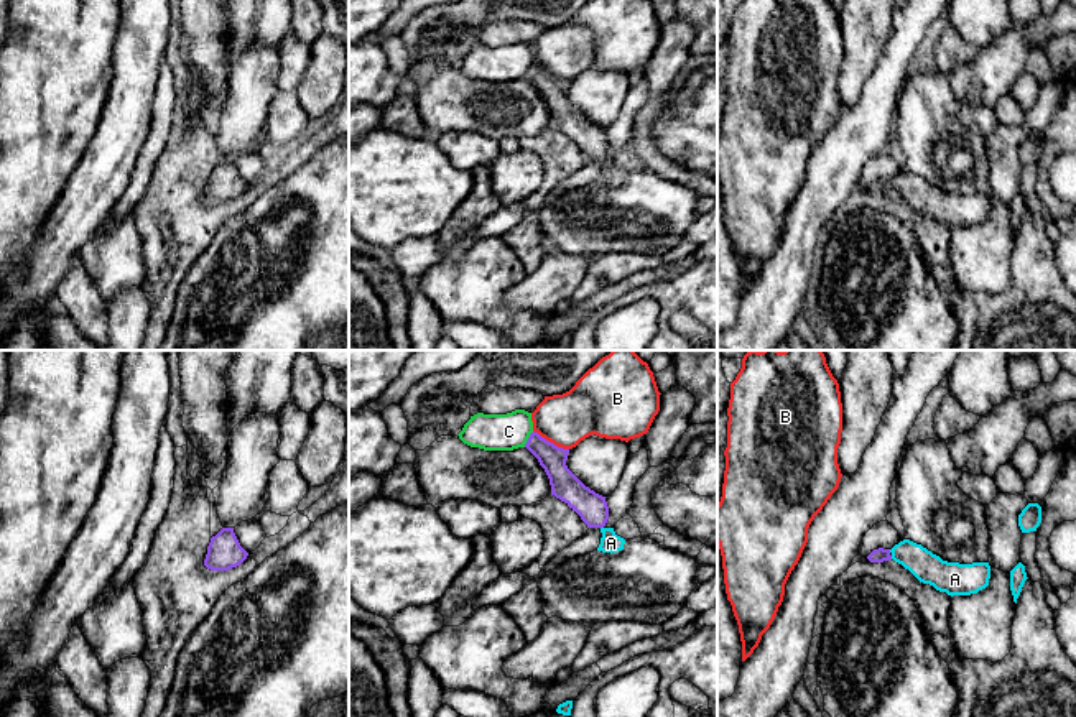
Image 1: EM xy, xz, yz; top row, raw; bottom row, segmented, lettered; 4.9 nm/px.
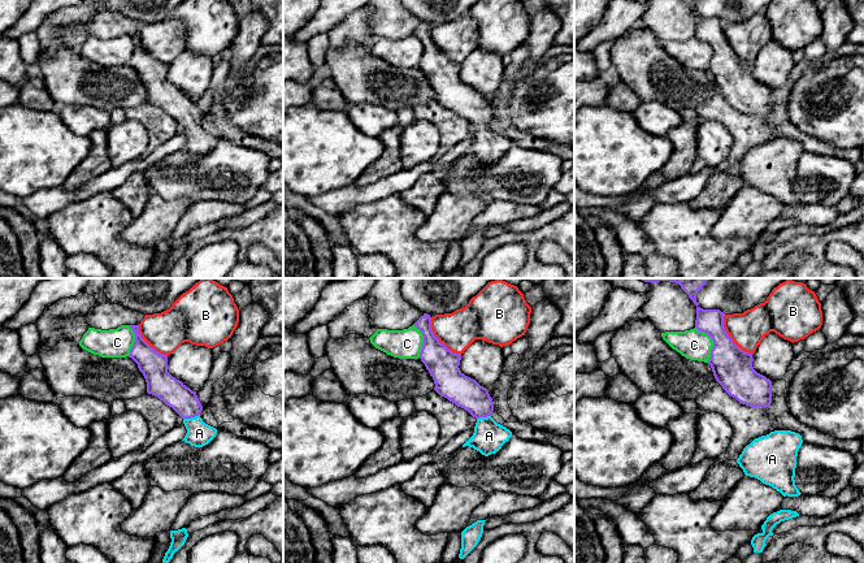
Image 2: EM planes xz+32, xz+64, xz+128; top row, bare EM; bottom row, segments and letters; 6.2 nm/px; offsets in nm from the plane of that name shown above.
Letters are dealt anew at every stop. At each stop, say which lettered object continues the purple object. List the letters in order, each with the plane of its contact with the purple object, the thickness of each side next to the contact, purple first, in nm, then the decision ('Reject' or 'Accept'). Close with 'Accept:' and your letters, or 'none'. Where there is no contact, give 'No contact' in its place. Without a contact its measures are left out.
A: No contact. Accept
B: Touches purple in xz. Thickness 140 nm (purple) against 260 nm. Reject
C: Touches purple in xz. Thickness 130 nm (purple) against 180 nm. Reject
Accept: A

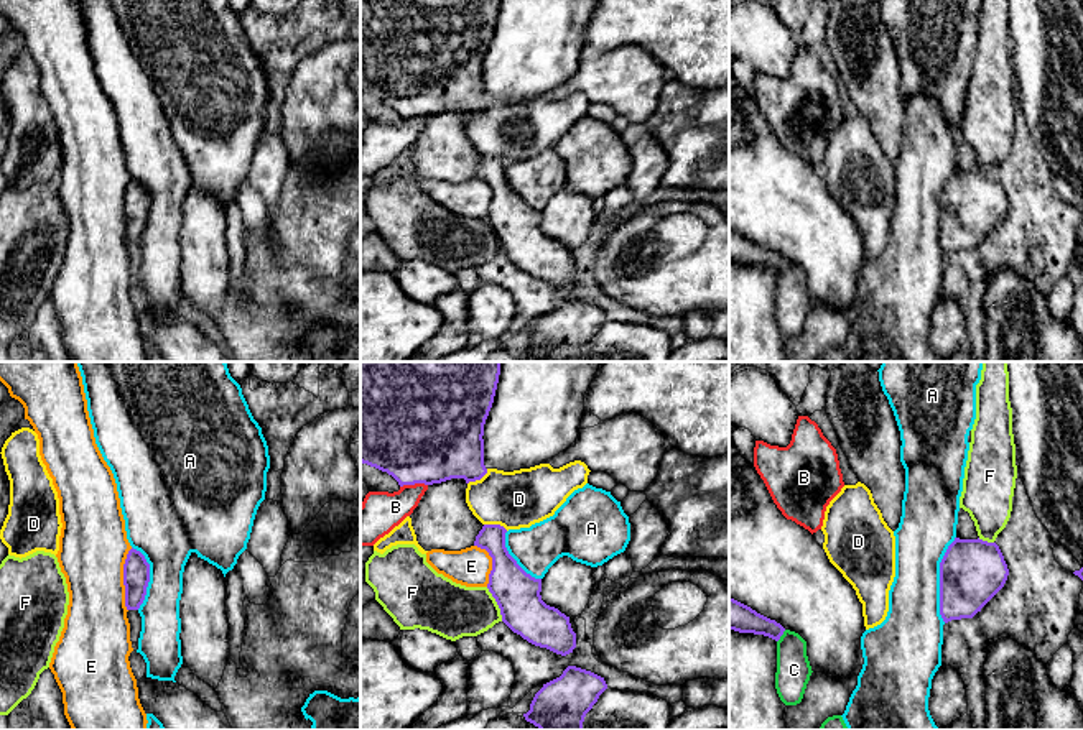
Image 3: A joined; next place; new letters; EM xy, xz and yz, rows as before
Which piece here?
A: Touches purple in yz. Thickness 320 nm (purple) against 260 nm. Reject
B: Touches purple in xz. Thickness 500 nm (purple) against 200 nm. Reject
C: Touches purple in yz. Thickness 140 nm (purple) against 170 nm. Reject
D: Touches purple in xz. Thickness 380 nm (purple) against 280 nm. Reject
E: Touches purple in xy. Thickness 130 nm (purple) against 340 nm. Reject
F: Touches purple in xz. Thickness 220 nm (purple) against 280 nm. Reject
Accept: none

